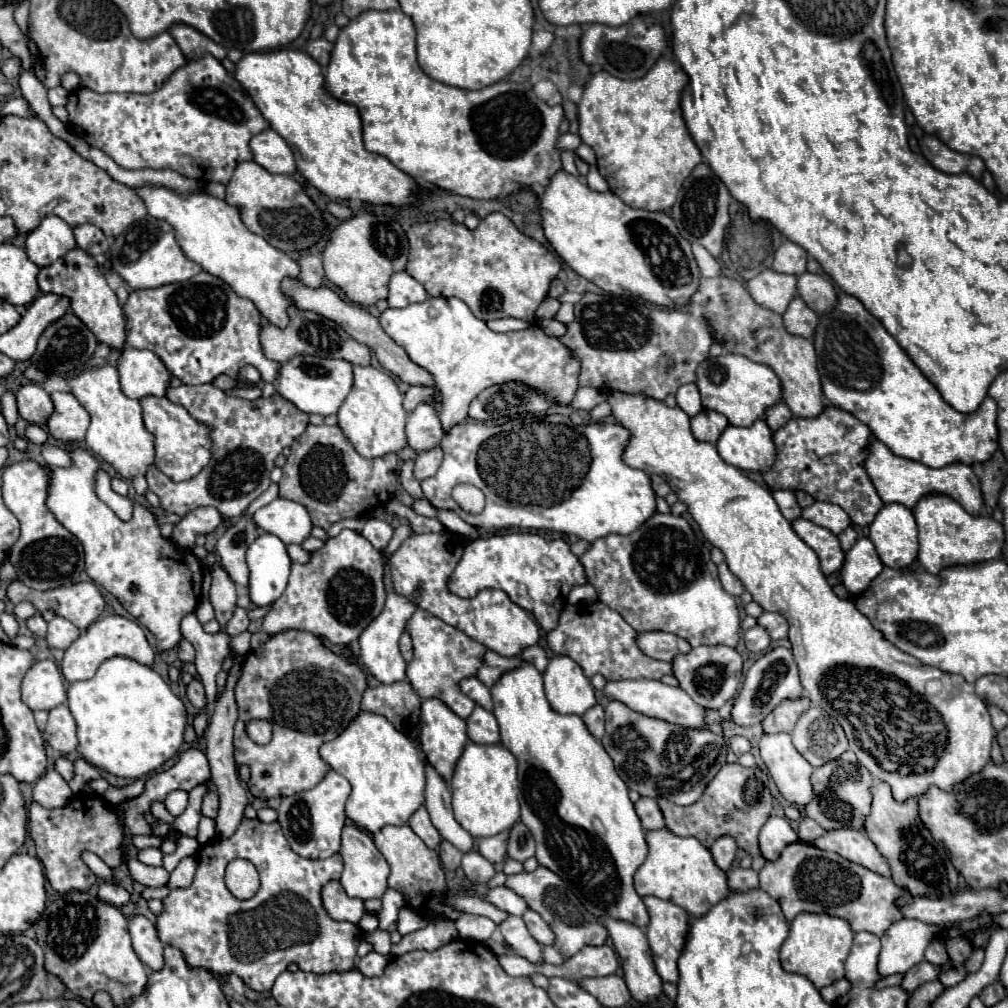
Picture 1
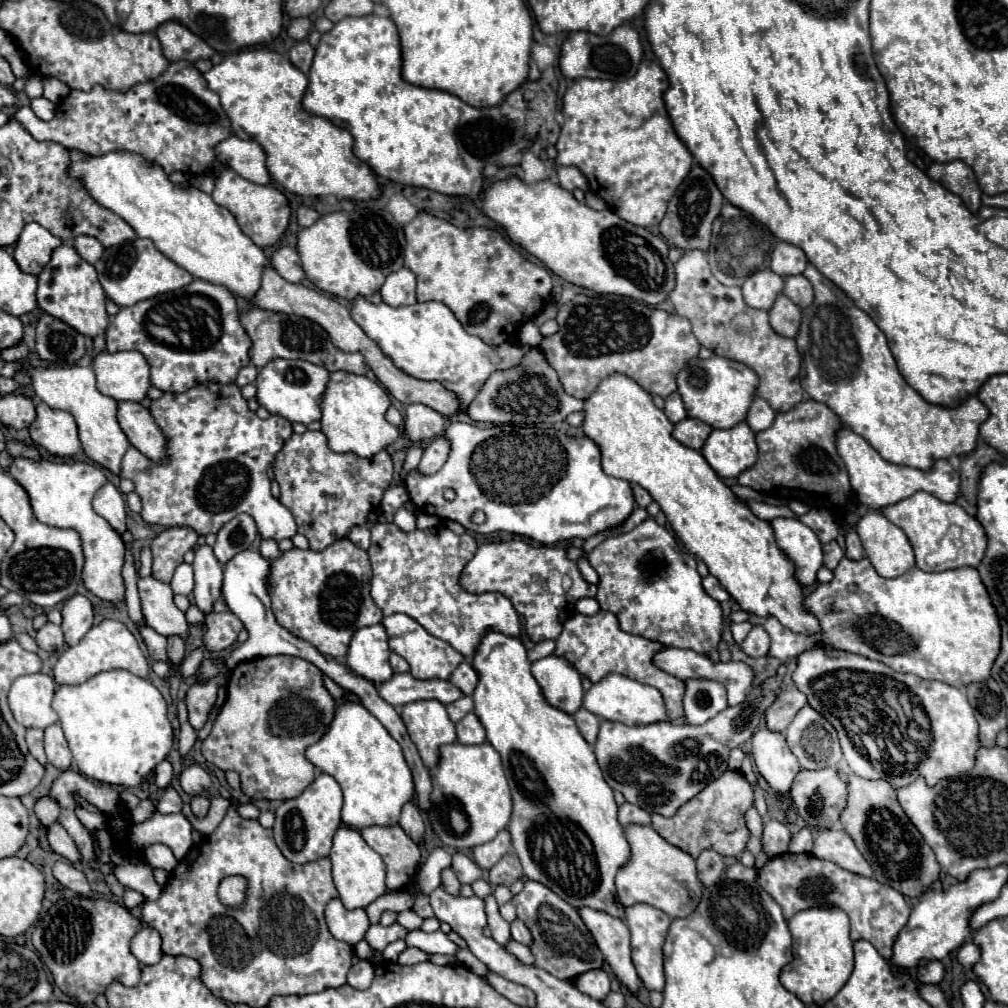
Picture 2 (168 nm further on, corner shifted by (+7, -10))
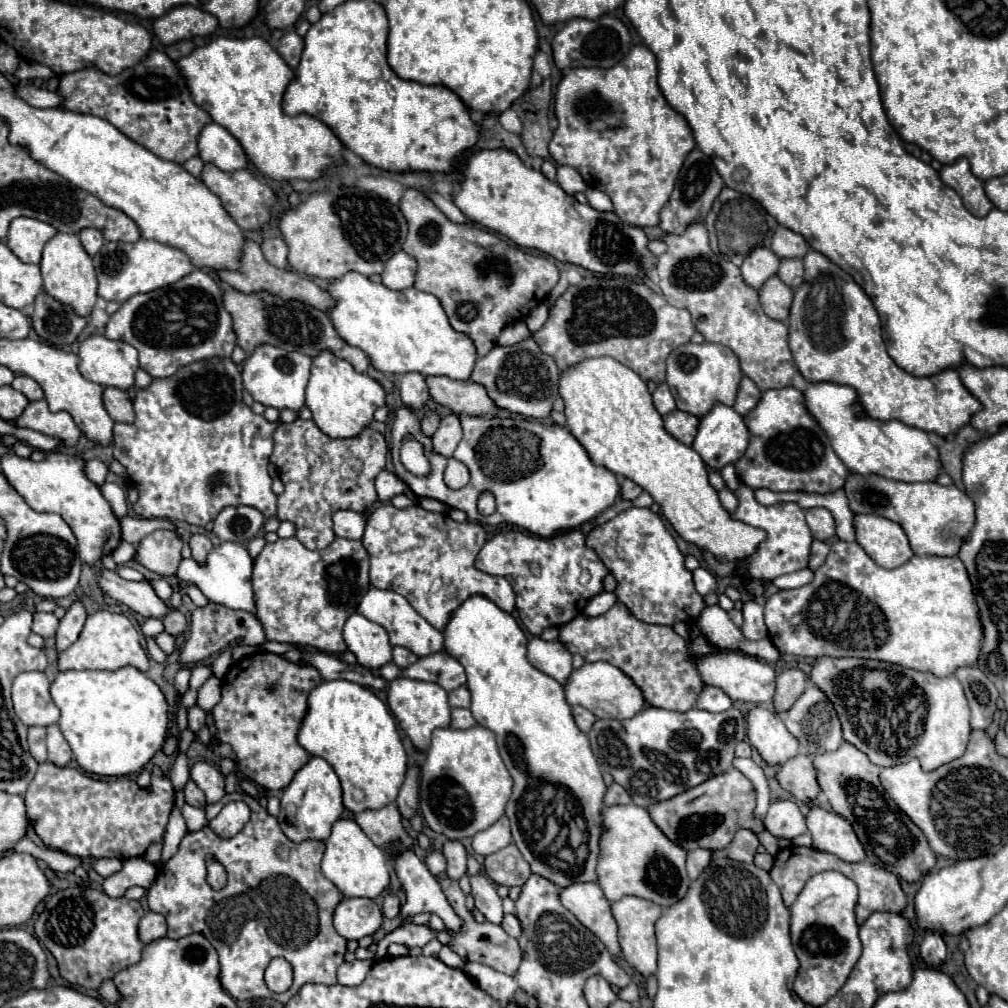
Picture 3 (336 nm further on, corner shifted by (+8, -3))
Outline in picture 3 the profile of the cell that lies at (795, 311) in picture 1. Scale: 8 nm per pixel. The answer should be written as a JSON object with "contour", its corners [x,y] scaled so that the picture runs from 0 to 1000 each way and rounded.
{"contour":[[[765,274],[755,284],[753,298],[761,313],[765,313],[767,317],[781,317],[785,298],[787,298],[787,288],[781,282],[777,282],[771,274]]]}

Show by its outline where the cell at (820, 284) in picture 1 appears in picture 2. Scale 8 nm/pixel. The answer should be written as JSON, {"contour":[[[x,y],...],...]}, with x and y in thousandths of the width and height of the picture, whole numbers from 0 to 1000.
{"contour":[[[786,273],[778,277],[778,293],[786,297],[794,307],[800,307],[808,299],[808,287],[798,273]]]}

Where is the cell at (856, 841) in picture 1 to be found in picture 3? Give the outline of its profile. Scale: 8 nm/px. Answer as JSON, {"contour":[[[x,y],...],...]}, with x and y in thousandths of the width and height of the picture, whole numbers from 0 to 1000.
{"contour":[[[807,800],[801,808],[801,821],[807,829],[807,841],[828,847],[838,855],[858,853],[858,843],[850,833],[846,819],[836,810]]]}

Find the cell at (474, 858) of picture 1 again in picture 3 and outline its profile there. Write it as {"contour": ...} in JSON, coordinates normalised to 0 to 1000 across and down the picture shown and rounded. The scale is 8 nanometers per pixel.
{"contour":[[[443,833],[438,841],[441,853],[443,853],[443,869],[447,873],[455,873],[463,865],[463,845],[457,835]]]}

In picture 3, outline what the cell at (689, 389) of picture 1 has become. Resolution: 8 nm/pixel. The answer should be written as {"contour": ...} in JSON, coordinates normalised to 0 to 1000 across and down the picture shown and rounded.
{"contour":[[[654,381],[652,387],[648,389],[648,403],[650,403],[652,409],[658,411],[658,413],[670,407],[670,397],[668,397],[662,381]]]}

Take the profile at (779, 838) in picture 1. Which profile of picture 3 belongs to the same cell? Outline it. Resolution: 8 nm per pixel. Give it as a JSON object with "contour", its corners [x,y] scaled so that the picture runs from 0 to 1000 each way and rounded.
{"contour":[[[769,794],[763,800],[763,806],[759,810],[761,823],[771,831],[787,833],[793,827],[801,825],[799,810],[795,808],[793,800],[785,794]]]}

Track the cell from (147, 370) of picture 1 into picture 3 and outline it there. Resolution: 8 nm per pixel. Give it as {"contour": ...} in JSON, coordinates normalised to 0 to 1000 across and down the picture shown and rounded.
{"contour":[[[92,331],[78,341],[78,369],[100,383],[126,387],[132,383],[134,367],[138,365],[136,347],[120,337],[108,337]]]}

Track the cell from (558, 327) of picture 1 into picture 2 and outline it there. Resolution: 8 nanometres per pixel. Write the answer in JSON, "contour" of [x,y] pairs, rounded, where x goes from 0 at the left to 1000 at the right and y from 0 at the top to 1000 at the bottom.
{"contour":[[[524,318],[524,320],[520,320],[518,324],[516,324],[516,328],[514,328],[514,340],[516,342],[526,342],[526,344],[534,344],[536,340],[538,340],[538,332],[536,332],[536,328],[534,328],[534,324],[528,320],[528,318]]]}

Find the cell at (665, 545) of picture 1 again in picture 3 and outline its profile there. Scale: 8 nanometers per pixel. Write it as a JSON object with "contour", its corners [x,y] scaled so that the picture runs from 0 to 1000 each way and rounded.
{"contour":[[[626,502],[614,508],[608,516],[584,528],[582,542],[594,548],[594,554],[614,577],[610,585],[614,597],[618,597],[632,615],[660,621],[666,621],[672,615],[686,619],[686,615],[699,603],[697,593],[688,581],[688,569],[680,563],[680,552],[672,544],[670,534],[660,524],[656,512],[644,504]]]}

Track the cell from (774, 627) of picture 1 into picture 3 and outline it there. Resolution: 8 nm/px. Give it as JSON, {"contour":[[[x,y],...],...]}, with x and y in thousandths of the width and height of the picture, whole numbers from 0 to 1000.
{"contour":[[[826,536],[822,544],[824,544],[824,548],[822,548],[818,560],[809,565],[809,571],[803,579],[789,583],[789,585],[773,585],[767,591],[763,591],[759,597],[759,619],[763,625],[763,633],[767,635],[767,639],[771,641],[771,645],[775,649],[803,651],[803,653],[846,651],[846,653],[860,653],[860,655],[876,655],[876,657],[892,659],[898,663],[914,665],[914,667],[926,667],[928,671],[943,671],[947,667],[947,663],[967,659],[967,655],[971,651],[971,639],[975,635],[975,623],[971,623],[971,605],[967,603],[965,583],[963,583],[963,577],[959,575],[959,565],[955,563],[955,558],[951,556],[951,552],[904,552],[898,560],[894,560],[886,565],[878,565],[878,563],[870,562],[850,538],[842,540],[836,536]]]}

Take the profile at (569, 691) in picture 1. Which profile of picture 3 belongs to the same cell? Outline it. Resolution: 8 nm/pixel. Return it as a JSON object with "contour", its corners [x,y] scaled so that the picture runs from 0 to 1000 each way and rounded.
{"contour":[[[533,631],[527,633],[523,653],[533,665],[551,673],[555,679],[561,679],[563,671],[568,667],[566,649],[563,647],[563,643],[555,635],[543,637]]]}

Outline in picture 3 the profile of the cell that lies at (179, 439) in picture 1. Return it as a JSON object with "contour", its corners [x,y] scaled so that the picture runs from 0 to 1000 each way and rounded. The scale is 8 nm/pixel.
{"contour":[[[106,383],[102,387],[102,401],[104,401],[104,407],[108,409],[108,413],[112,417],[118,417],[118,419],[130,419],[130,417],[134,417],[132,401],[130,401],[130,395],[126,393],[124,387]]]}

